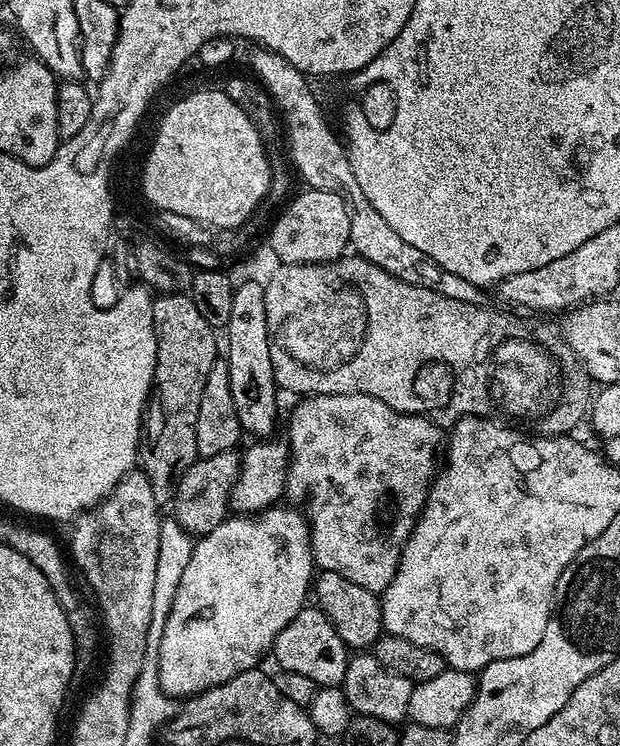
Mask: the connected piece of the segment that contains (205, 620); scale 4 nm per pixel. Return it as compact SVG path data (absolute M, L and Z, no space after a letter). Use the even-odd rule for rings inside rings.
M273 506L265 509L264 512L253 512L251 514L232 514L228 519L223 520L218 526L214 526L214 530L210 530L210 534L199 537L193 543L192 553L190 554L190 562L186 562L186 570L182 570L182 578L178 590L174 594L174 602L168 611L168 617L164 623L164 630L158 637L160 649L156 652L154 663L156 666L156 677L160 680L160 688L170 698L187 698L197 696L199 692L210 690L219 684L230 682L230 678L234 678L243 672L253 671L257 667L256 664L265 655L269 655L272 644L278 638L278 634L282 634L282 630L286 630L286 626L290 621L298 615L306 606L307 598L310 596L310 589L314 584L314 565L312 562L312 540L308 536L308 521L303 511L295 512L292 508L284 508L285 506Z

